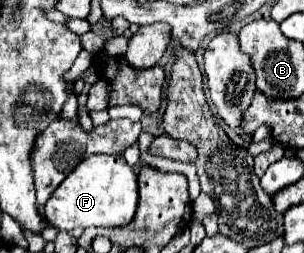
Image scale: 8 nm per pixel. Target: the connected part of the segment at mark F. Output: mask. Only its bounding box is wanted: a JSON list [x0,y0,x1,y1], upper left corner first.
[45,153,139,231]

